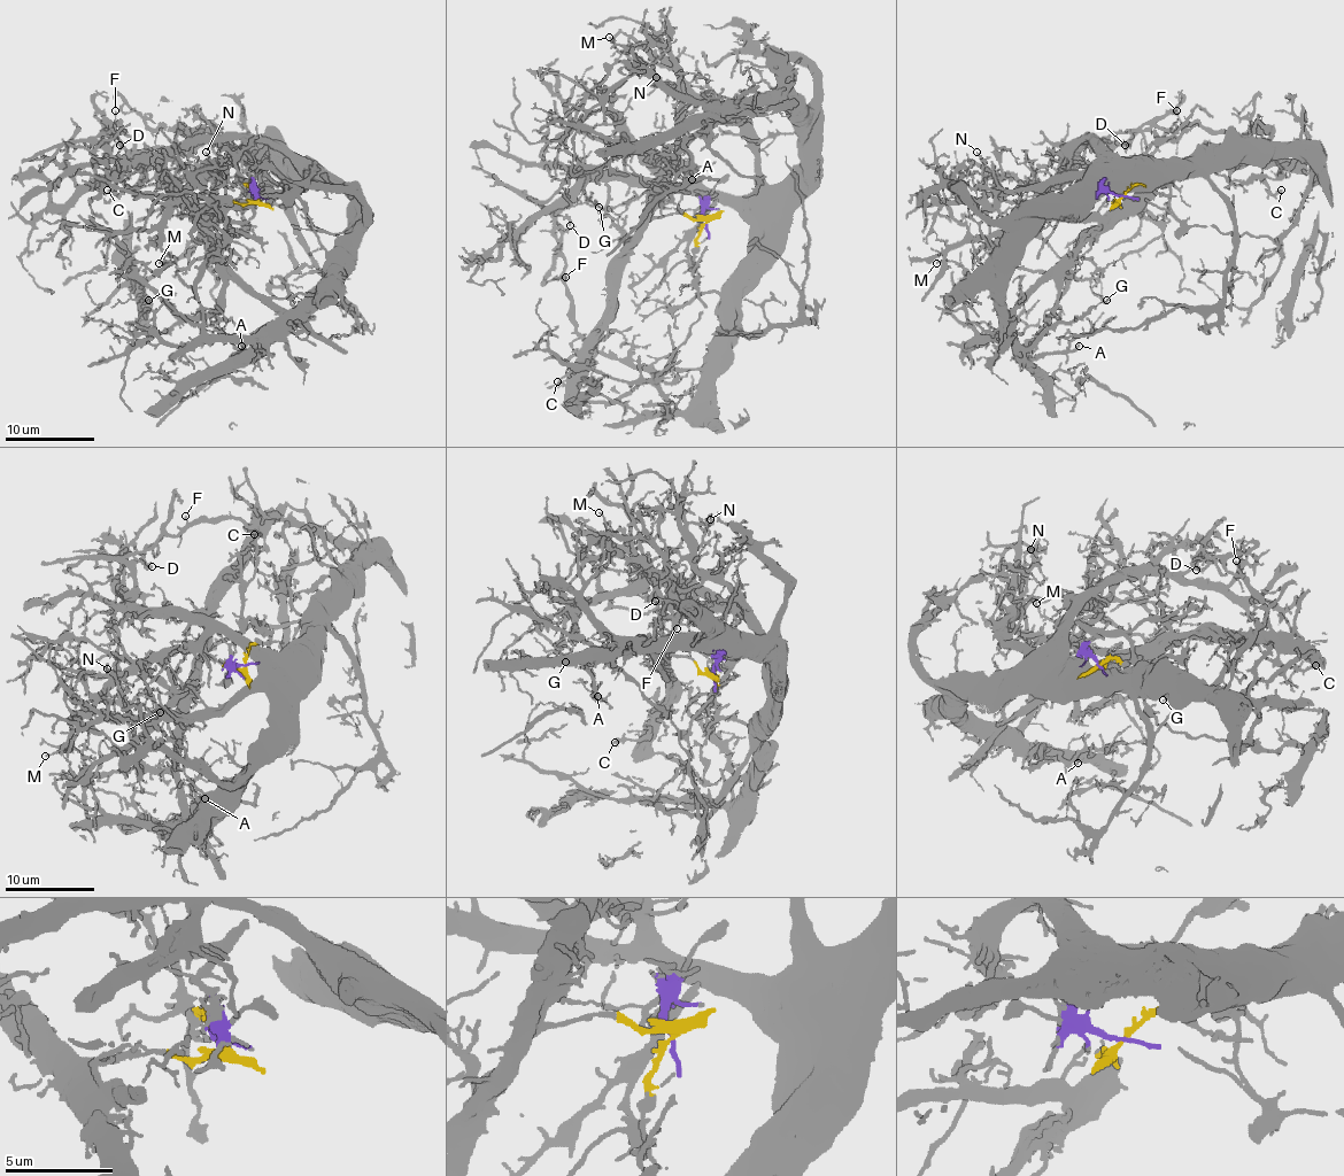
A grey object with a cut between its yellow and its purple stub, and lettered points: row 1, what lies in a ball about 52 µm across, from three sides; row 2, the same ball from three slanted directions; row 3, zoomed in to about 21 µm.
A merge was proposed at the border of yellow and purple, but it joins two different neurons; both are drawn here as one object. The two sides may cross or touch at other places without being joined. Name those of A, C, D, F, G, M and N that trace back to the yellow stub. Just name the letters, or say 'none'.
C, D, F, G, M

